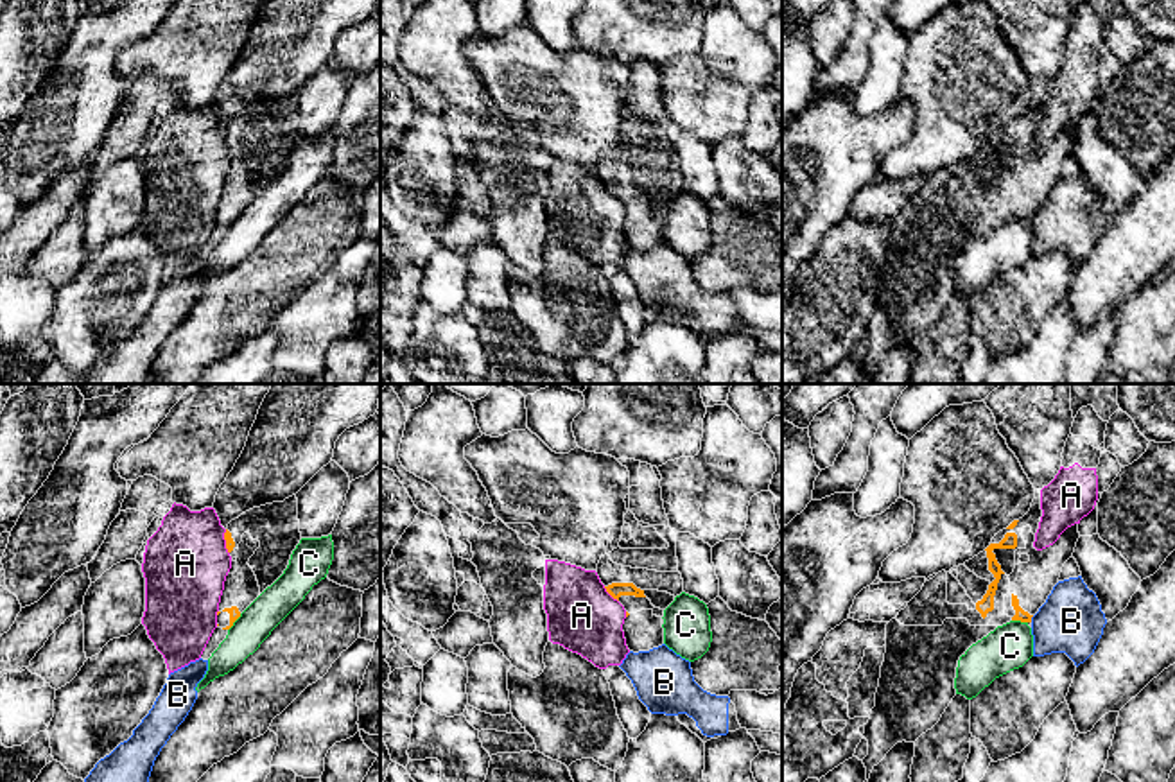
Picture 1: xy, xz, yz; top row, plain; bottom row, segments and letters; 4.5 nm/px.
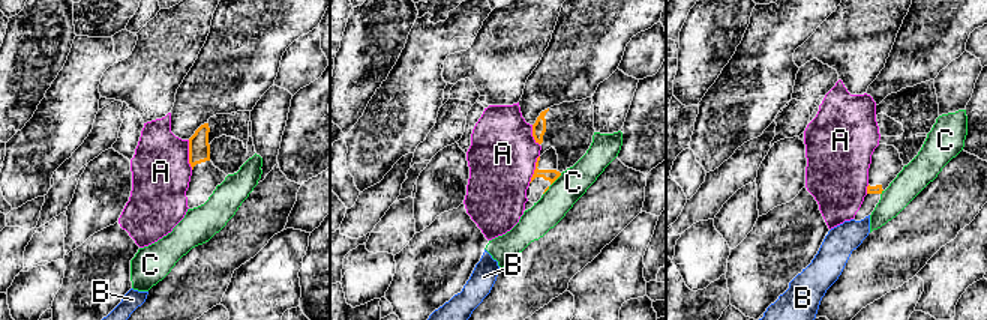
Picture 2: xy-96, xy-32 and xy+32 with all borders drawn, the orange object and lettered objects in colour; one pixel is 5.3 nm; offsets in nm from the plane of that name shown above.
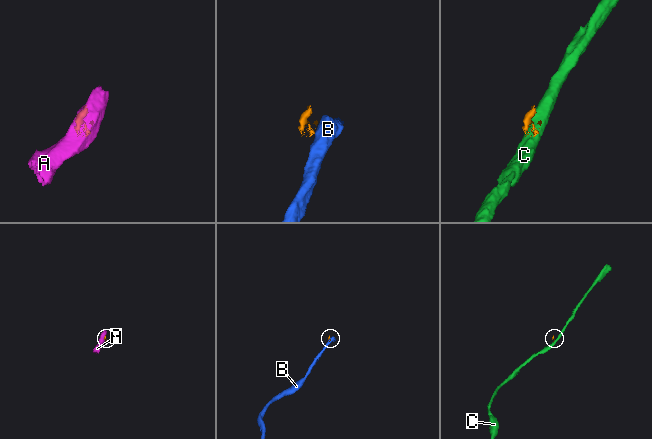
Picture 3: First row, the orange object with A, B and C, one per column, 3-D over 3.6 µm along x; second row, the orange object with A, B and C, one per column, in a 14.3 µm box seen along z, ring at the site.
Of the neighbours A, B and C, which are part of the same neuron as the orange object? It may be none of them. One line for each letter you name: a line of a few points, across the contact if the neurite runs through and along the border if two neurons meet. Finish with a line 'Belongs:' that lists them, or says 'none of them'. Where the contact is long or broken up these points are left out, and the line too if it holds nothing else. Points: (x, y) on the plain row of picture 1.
Belongs: none of them

